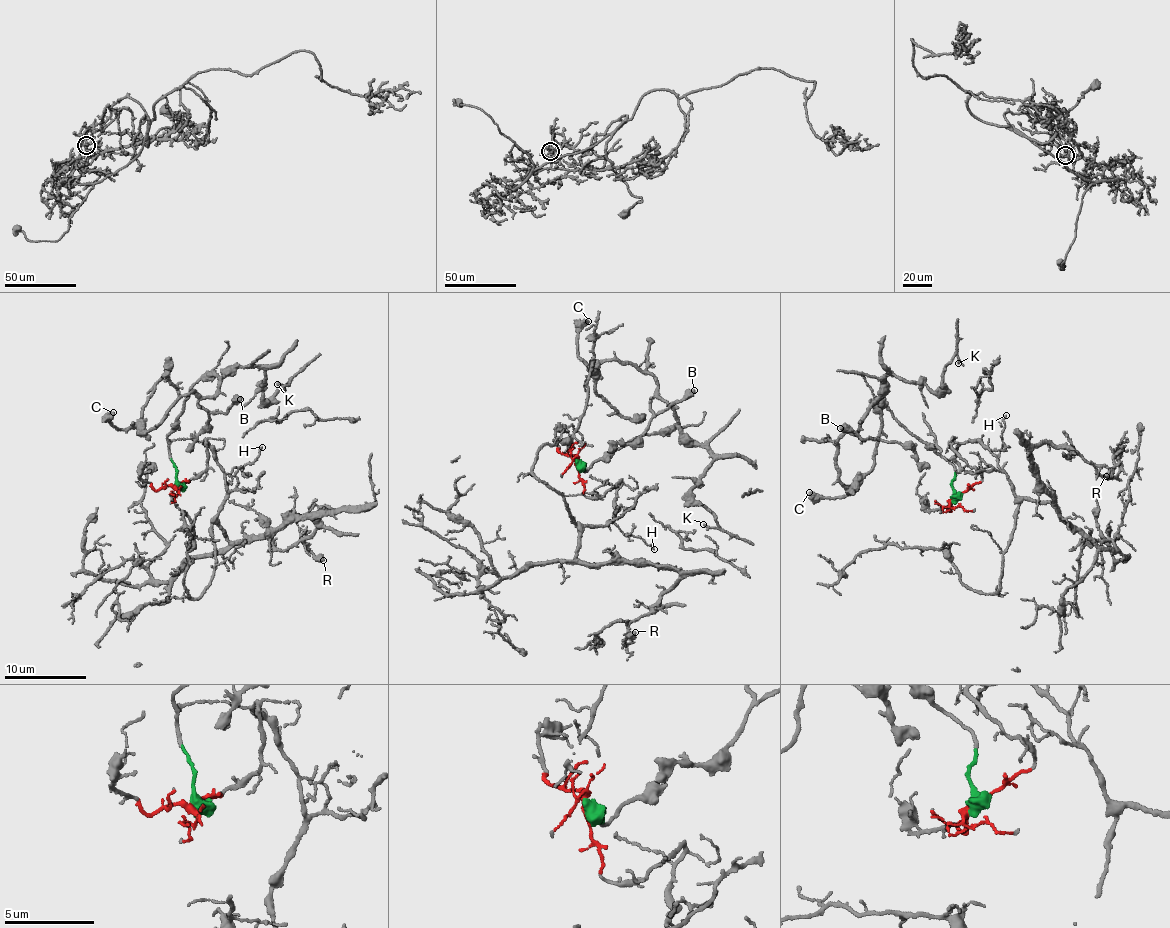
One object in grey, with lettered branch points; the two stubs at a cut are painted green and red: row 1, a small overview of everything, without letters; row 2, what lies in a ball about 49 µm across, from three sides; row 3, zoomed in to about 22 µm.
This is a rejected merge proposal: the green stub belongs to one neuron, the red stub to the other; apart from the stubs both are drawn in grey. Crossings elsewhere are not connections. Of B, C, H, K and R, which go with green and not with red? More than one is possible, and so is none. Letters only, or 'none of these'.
B, C, K

